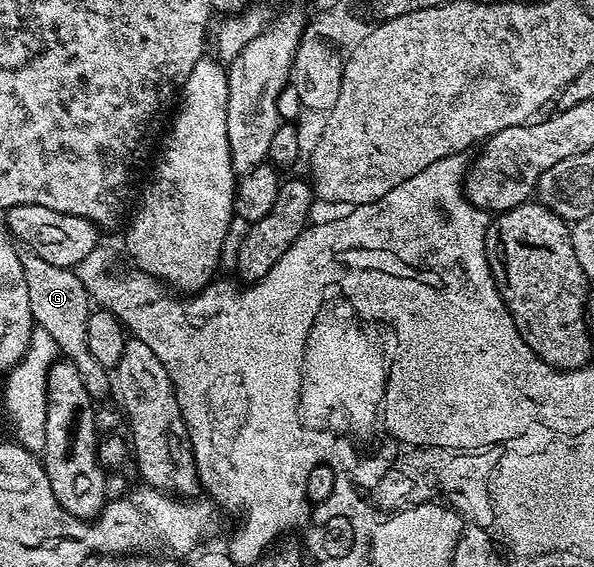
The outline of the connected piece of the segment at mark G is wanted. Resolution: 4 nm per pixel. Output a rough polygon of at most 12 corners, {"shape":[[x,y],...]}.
{"shape":[[20,256],[36,326],[95,401],[112,372],[87,345],[93,303],[72,268]]}

